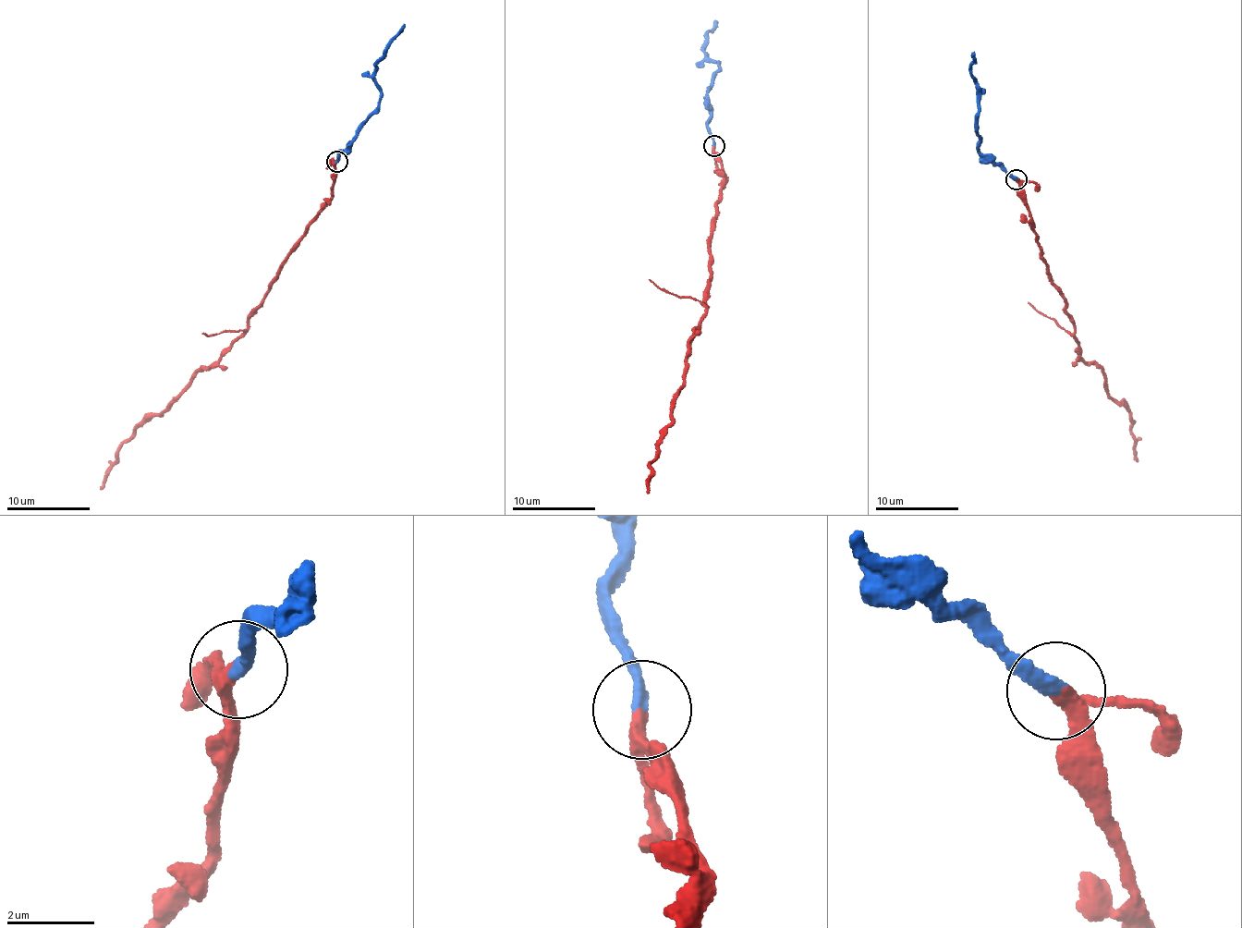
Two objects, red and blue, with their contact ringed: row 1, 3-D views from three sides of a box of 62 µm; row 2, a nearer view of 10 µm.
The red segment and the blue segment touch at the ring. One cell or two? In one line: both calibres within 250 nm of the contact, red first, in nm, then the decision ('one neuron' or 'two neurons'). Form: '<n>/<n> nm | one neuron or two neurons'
260/320 nm | one neuron

